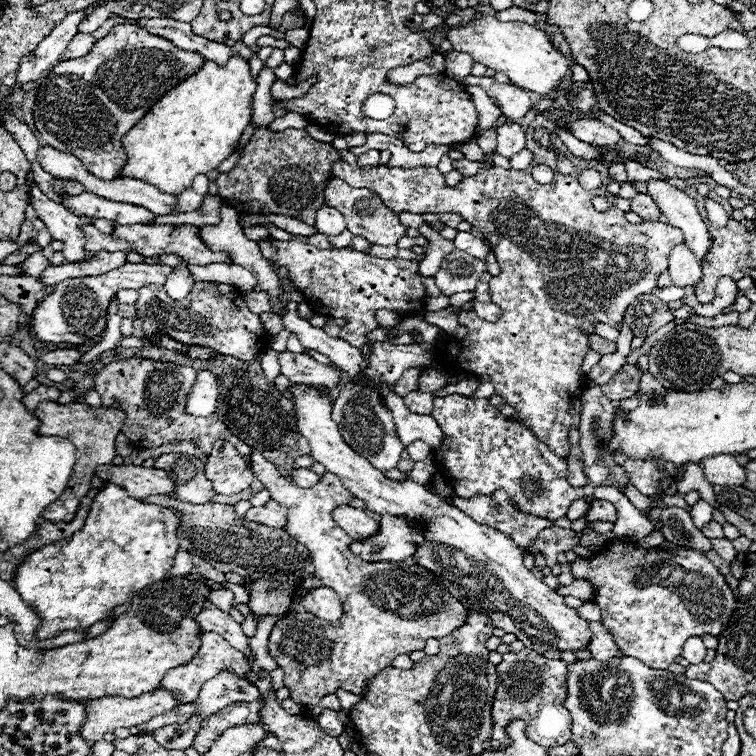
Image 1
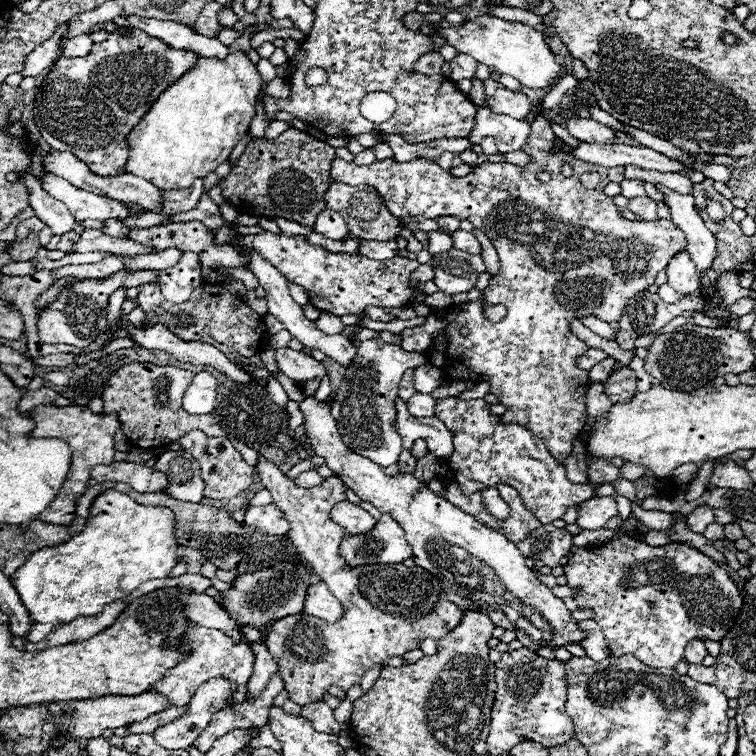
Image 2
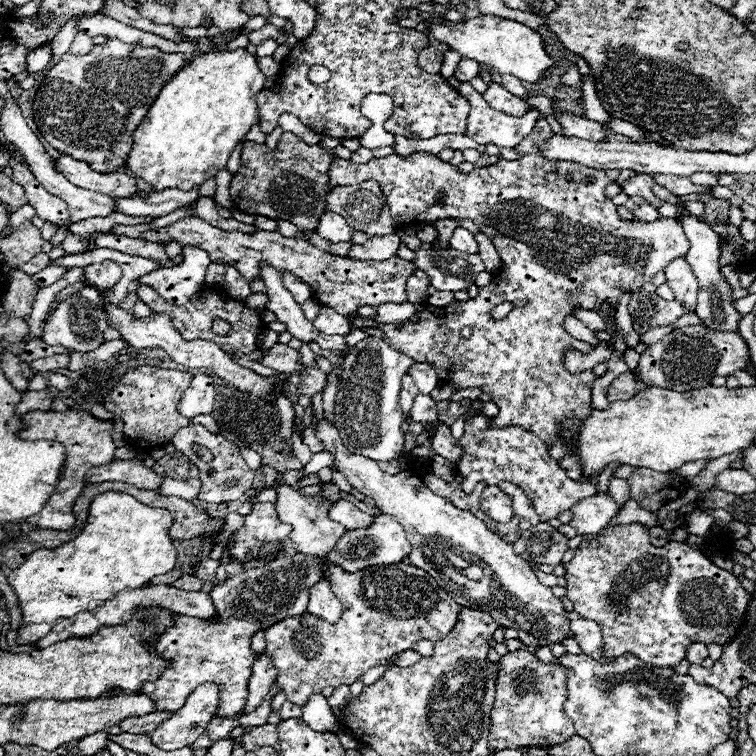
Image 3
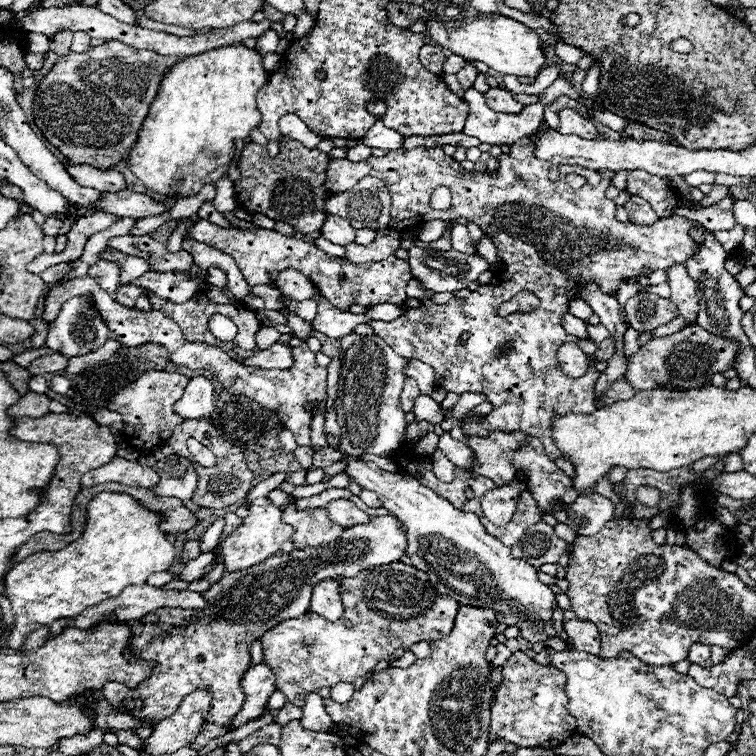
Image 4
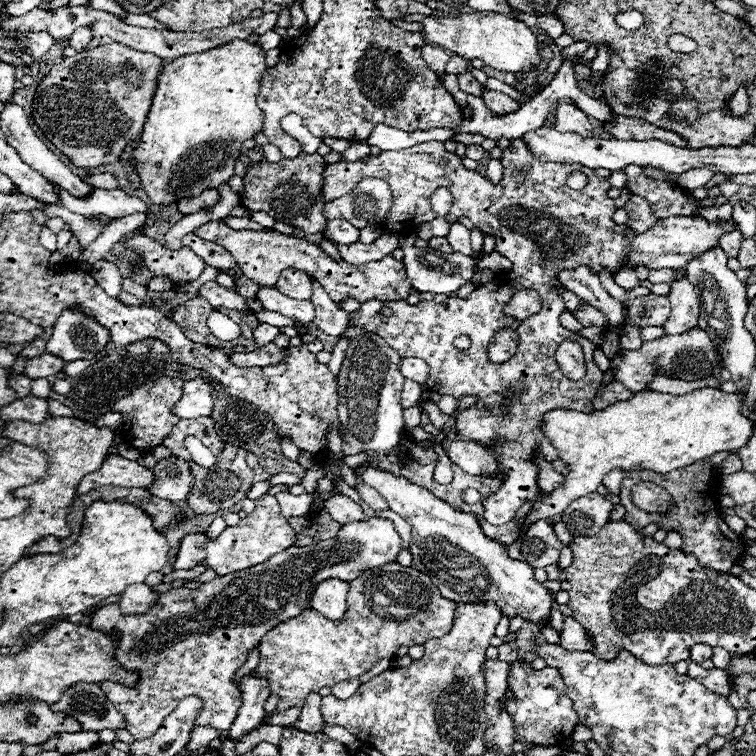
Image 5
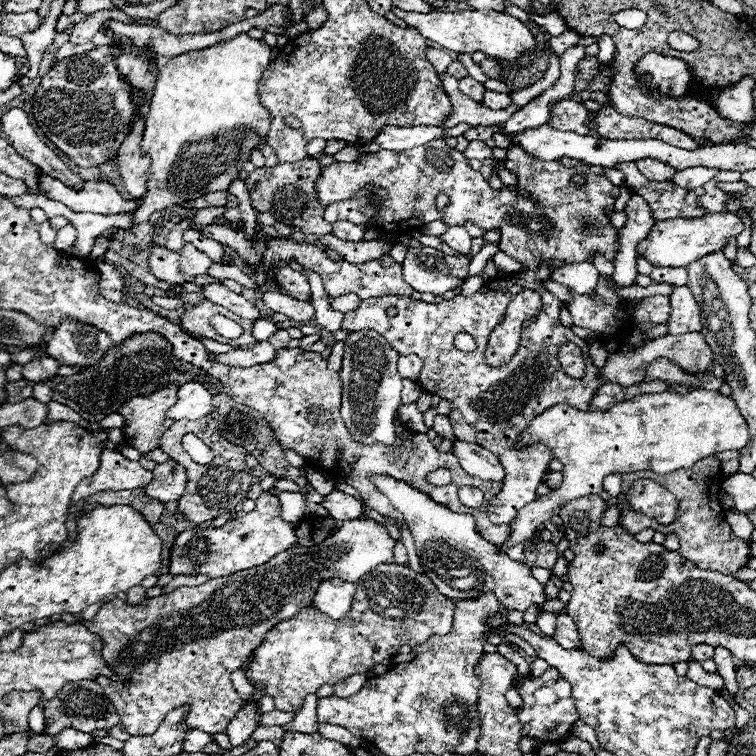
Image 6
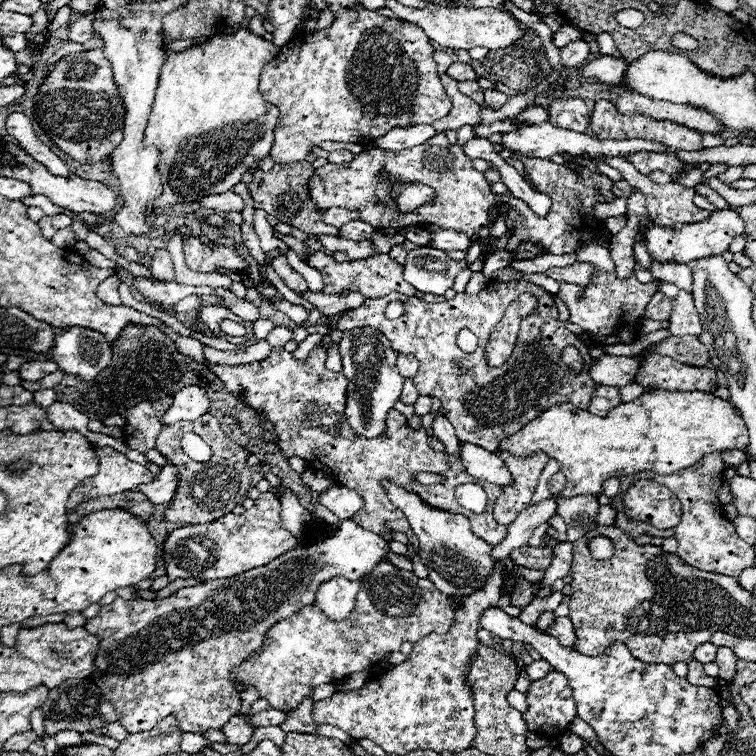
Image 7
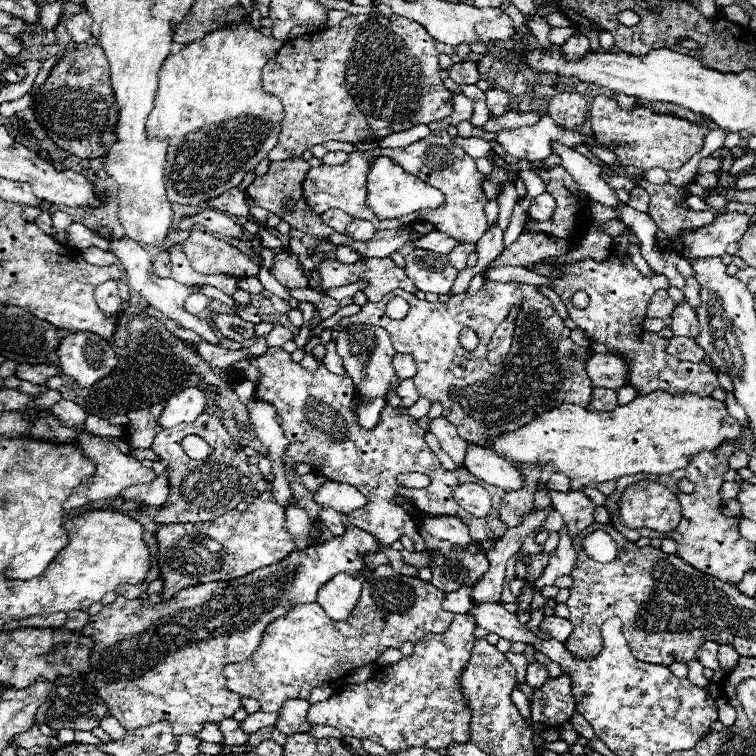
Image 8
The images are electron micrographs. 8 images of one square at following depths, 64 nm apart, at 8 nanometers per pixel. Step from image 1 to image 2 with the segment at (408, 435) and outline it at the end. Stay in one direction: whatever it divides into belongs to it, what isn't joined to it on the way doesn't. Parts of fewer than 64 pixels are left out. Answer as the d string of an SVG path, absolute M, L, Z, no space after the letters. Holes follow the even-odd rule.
M396 398L396 420L398 420L398 430L400 438L404 442L404 448L412 448L414 440L422 438L428 442L430 454L436 458L448 458L454 452L452 446L452 434L446 430L446 426L438 418L412 418L408 414L406 404Z

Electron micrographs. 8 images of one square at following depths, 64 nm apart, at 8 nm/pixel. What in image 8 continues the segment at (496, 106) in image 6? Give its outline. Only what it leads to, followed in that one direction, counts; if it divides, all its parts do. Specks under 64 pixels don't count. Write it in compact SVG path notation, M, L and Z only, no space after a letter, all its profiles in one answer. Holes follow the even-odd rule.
M486 90L486 106L488 110L494 114L494 116L500 116L500 114L506 114L508 110L508 94L502 92L502 90Z

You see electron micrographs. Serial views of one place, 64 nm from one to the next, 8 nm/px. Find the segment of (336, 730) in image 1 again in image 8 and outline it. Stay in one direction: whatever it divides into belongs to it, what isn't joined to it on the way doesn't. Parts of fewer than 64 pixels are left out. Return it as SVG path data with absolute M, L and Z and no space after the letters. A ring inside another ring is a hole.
M288 700L284 702L280 710L280 720L276 722L276 728L284 734L296 734L296 732L308 732L312 724L308 722L308 700Z

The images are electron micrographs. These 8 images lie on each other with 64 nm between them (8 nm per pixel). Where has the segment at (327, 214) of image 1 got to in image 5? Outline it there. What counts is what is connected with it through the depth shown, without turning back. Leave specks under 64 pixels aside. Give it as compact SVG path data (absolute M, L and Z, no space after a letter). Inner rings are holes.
M328 220L328 230L324 232L324 236L336 244L352 244L358 242L360 230L354 228L348 220Z

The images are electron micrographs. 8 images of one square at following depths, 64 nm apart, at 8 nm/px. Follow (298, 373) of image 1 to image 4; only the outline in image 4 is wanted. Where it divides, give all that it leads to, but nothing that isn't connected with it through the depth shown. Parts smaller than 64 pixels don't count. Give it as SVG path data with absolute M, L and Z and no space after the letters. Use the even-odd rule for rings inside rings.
M274 344L268 350L260 350L252 358L244 360L246 366L258 366L264 370L272 370L272 368L288 370L288 366L292 366L292 362L294 362L292 348L286 344Z

